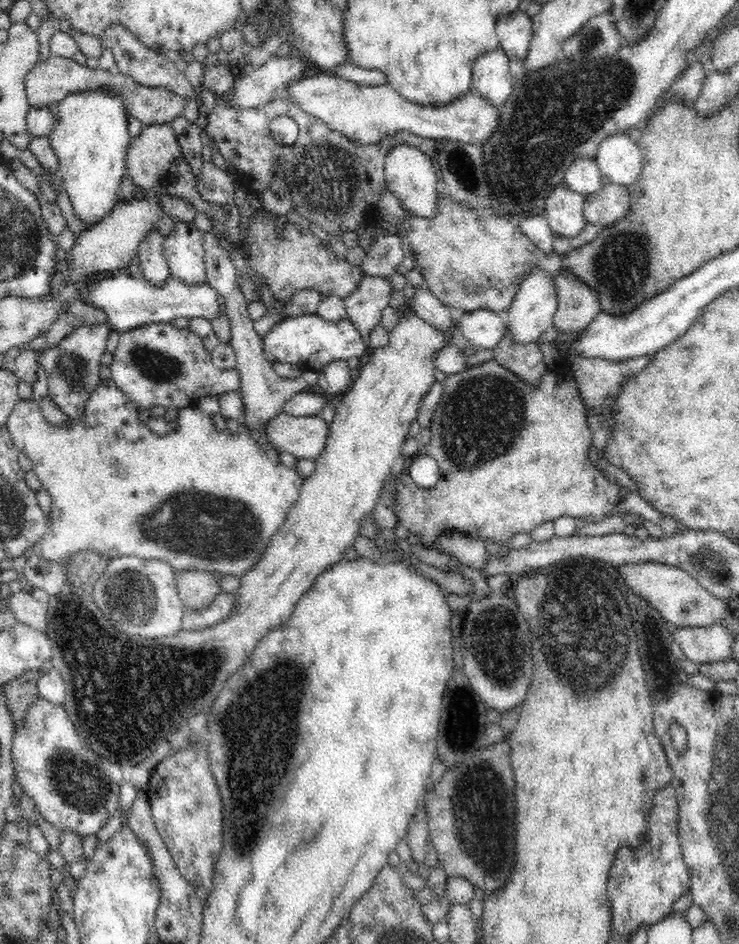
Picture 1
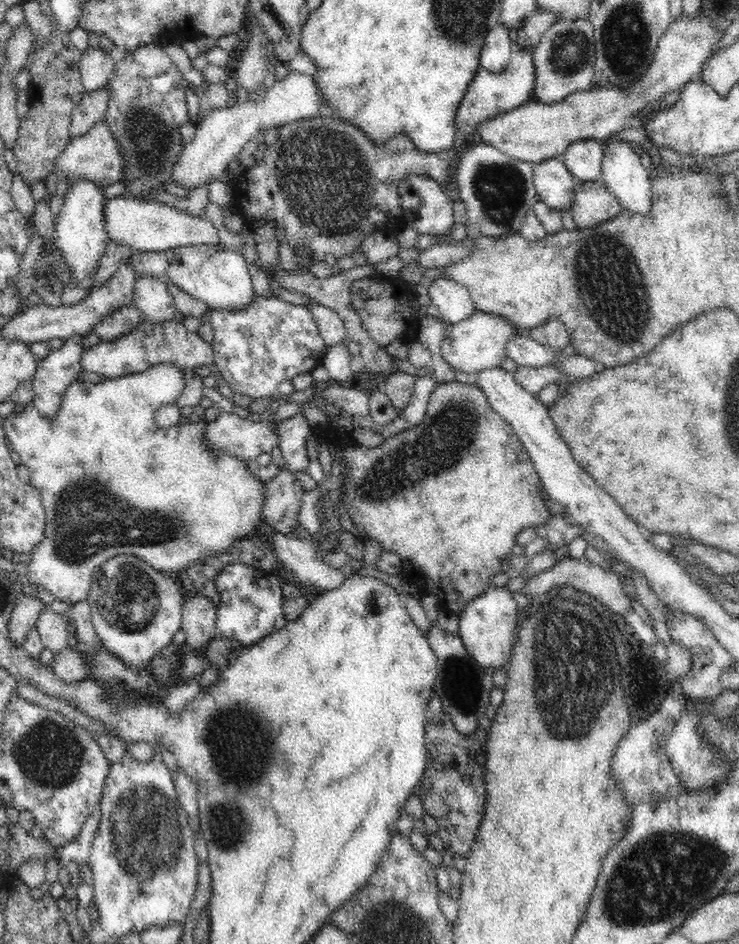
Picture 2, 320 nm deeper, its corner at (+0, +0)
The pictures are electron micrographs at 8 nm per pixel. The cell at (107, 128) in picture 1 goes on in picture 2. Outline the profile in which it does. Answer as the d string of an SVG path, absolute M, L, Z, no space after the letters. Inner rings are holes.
M88 178L74 180L70 190L66 190L63 198L63 205L55 219L54 239L56 245L64 252L64 259L68 265L74 268L74 273L82 277L82 287L92 286L92 274L95 271L95 264L104 252L108 242L106 220L106 204L100 188L96 186L96 181Z

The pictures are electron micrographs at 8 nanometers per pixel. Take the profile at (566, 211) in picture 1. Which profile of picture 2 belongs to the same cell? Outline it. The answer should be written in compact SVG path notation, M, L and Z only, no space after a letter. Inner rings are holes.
M552 157L533 163L537 199L557 211L570 210L578 182L561 158Z

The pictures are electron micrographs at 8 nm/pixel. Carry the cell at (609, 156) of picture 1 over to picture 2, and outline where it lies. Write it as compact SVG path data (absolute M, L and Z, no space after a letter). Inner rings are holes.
M609 141L603 146L603 160L601 177L605 183L608 192L611 192L619 201L623 209L630 212L649 213L652 201L651 196L651 178L650 172L640 163L640 157L634 153L628 141L613 142Z

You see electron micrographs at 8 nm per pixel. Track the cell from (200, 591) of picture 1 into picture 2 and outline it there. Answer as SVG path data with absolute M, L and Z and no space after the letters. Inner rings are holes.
M185 596L181 628L185 632L185 644L195 652L204 652L205 645L218 637L216 631L217 605L208 596Z

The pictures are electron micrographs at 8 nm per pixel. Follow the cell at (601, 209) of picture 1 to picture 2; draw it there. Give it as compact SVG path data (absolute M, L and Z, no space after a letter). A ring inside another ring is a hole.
M602 180L578 182L570 212L576 229L592 228L622 212L617 198L608 192Z

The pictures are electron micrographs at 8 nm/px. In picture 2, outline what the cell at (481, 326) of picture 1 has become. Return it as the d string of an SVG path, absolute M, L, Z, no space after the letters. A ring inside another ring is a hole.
M436 278L428 284L431 304L435 304L441 317L450 325L460 324L476 312L476 306L470 293L452 279Z

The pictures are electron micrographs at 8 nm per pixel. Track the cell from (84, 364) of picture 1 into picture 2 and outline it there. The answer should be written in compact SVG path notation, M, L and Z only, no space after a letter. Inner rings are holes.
M72 336L64 341L64 346L59 350L51 352L36 365L36 375L33 379L35 396L31 404L36 407L39 415L45 419L51 419L59 411L59 404L64 398L64 394L73 383L81 381L83 352L82 340L84 336Z

